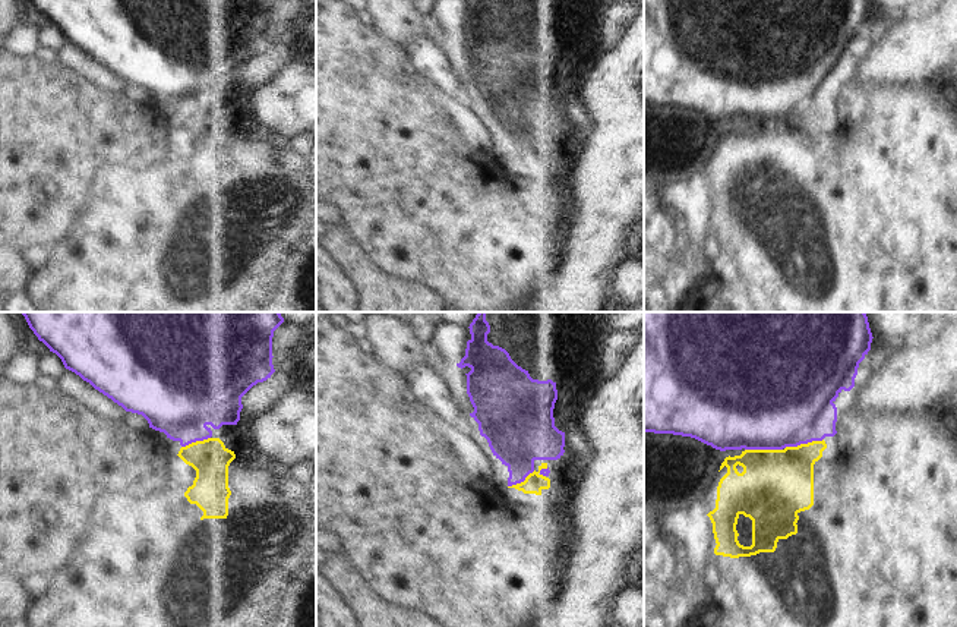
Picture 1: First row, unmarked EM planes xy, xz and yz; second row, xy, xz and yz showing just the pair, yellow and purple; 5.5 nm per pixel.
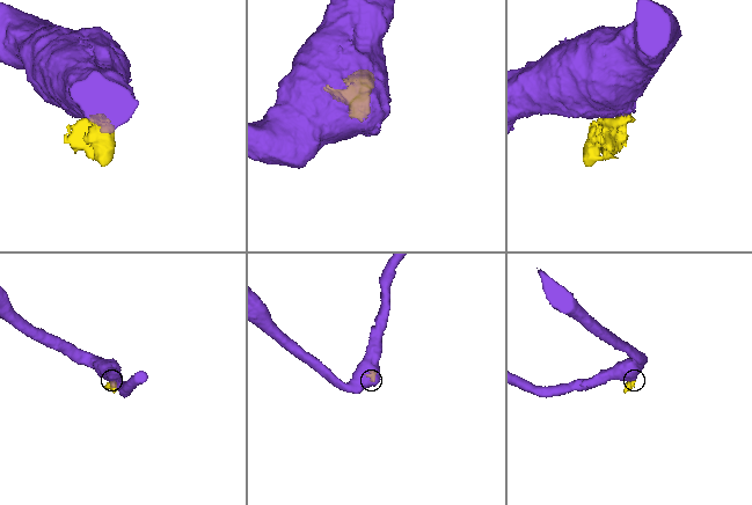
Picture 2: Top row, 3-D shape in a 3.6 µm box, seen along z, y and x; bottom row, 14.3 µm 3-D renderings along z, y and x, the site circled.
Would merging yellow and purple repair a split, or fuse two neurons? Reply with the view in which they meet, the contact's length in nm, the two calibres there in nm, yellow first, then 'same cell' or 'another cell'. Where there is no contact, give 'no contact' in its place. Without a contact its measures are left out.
contact in yz; length 220 nm; calibres 360 and 480 nm; another cell

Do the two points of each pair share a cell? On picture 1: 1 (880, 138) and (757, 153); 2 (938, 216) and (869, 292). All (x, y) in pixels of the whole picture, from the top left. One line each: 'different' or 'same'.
1: different
2: different

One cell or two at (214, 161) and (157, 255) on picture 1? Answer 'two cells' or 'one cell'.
one cell

